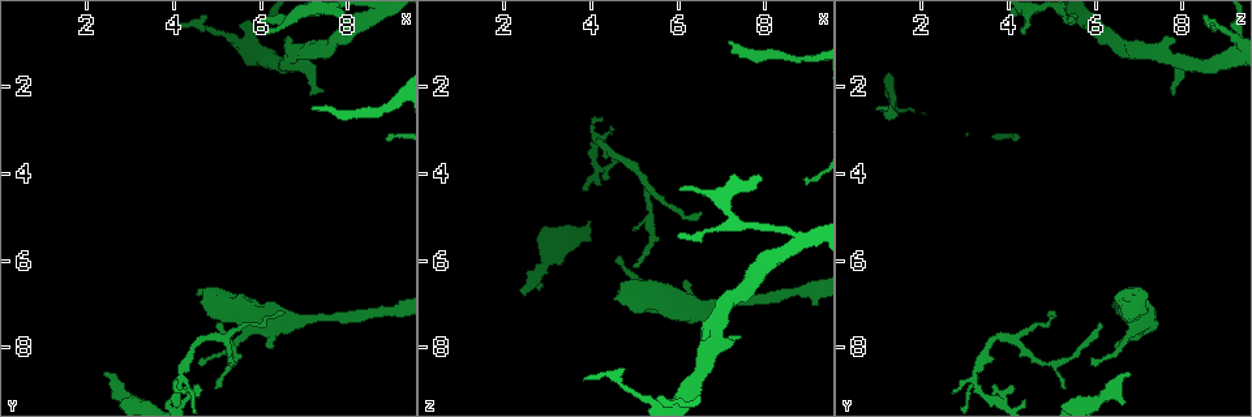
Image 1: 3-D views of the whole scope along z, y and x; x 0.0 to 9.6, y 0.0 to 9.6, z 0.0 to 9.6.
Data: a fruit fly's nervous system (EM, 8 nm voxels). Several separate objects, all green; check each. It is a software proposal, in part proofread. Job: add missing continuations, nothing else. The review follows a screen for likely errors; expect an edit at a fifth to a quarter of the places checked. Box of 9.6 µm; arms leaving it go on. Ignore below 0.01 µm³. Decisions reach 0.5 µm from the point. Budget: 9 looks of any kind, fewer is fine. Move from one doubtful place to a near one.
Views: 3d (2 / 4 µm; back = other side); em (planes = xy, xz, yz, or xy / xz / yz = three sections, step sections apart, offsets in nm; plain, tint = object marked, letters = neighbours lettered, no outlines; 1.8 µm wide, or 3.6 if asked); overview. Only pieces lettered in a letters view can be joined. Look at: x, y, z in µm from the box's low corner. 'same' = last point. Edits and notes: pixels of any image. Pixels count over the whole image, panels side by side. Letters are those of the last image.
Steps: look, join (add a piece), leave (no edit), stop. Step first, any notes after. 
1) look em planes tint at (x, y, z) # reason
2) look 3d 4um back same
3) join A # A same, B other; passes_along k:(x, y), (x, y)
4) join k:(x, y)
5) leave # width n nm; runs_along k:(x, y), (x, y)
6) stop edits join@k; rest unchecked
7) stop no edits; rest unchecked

look em planes tint at (5.20, 0.75, 9.15) # abrupt turn

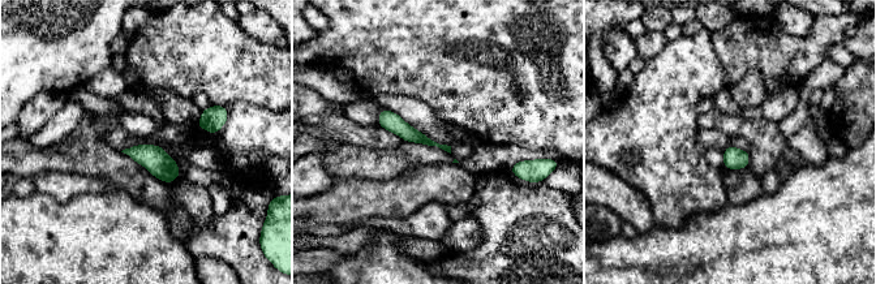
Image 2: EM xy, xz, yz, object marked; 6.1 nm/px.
look em planes letters same # what lies round it

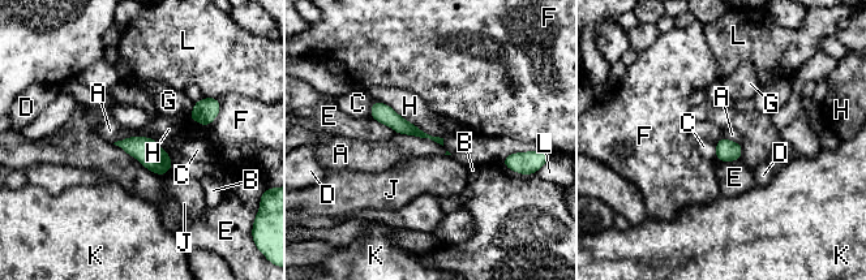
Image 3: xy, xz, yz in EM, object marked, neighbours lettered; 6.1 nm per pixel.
leave # width 80 nm; A other, B other, C other, D other, E other, F other, G other, H other, J other, K other, L other; no lettered piece goes on from it

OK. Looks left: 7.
look em planes tint at (7.15, 2.45, 1.00) # an open end

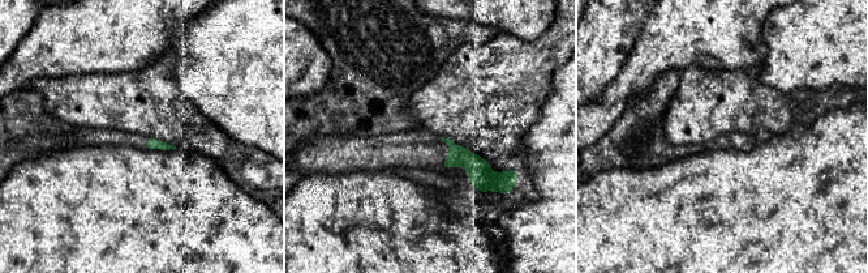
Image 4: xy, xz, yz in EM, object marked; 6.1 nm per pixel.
look em planes letters same

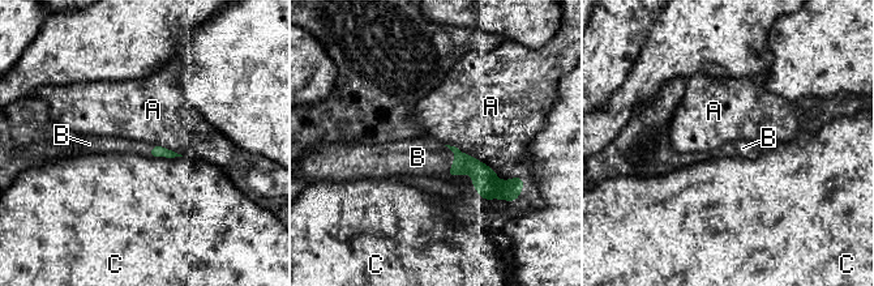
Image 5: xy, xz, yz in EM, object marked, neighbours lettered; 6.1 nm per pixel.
join B # longest_contact A 360 nm; A other, B same, C other; the neuron continues

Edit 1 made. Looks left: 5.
look overview

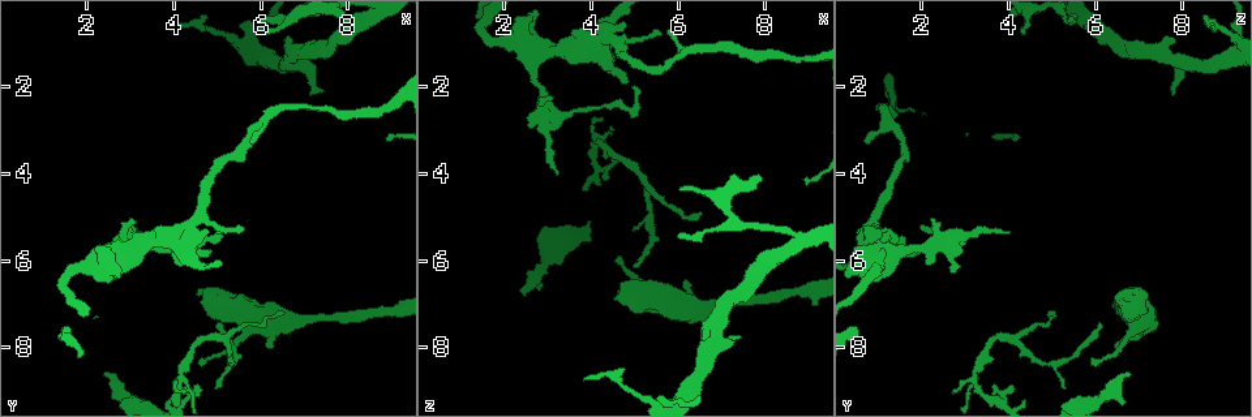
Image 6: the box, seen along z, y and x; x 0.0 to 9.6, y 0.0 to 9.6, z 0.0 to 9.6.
look 3d 4um at (4.80, 5.80, 1.85) # branch stops here

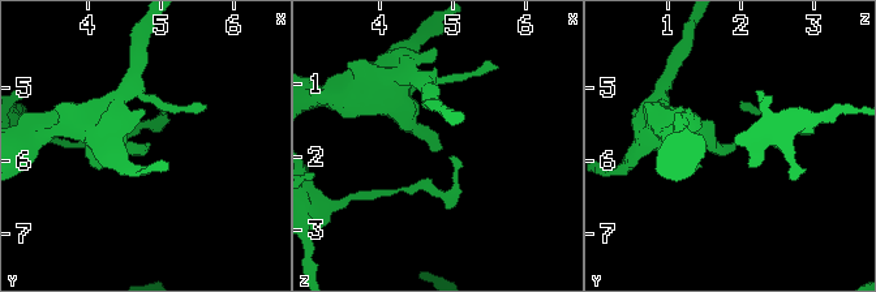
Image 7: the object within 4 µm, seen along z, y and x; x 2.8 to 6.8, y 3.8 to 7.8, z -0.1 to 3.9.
look em planes letters at (4.85, 5.80, 1.90)

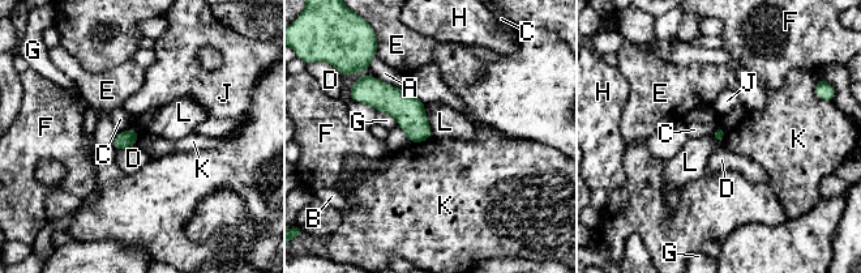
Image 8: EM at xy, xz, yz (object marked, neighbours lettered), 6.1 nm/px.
leave # longest_contact A 220 nm; A other, B other, C other, D other, E other, F other, G other, H other, J other, K other, L other; border 8:(431, 136), (423, 141), (411, 143); none of them fits

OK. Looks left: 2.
look em xz step 16 tint at (4.25, 9.00, 2.70) # thin end

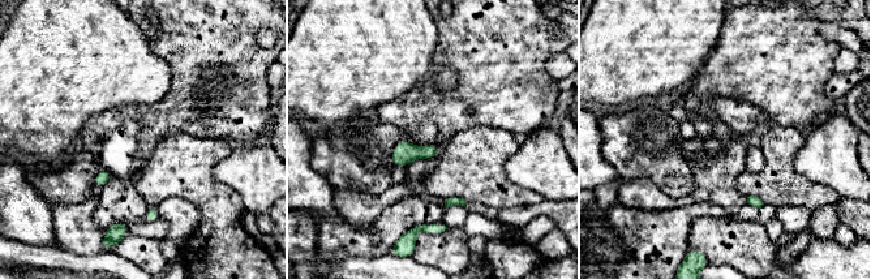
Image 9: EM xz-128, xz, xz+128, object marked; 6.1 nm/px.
look em planes letters same # cut it another way

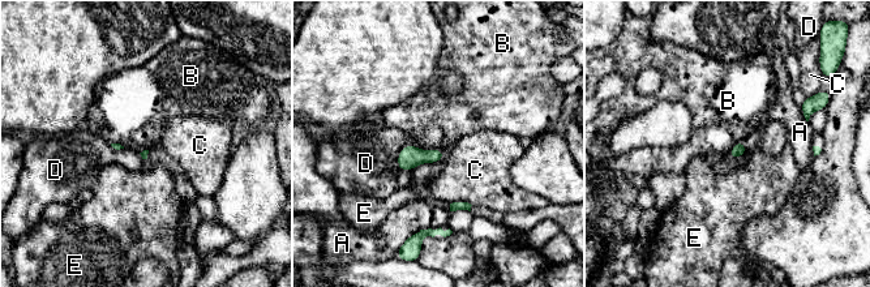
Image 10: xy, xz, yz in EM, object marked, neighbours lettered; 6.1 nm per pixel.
leave # A other, B other, C other, D other, E other; border 10:(412, 144), (445, 153); no lettered piece goes on from it

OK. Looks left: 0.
stop edits join@5; rest unchecked

